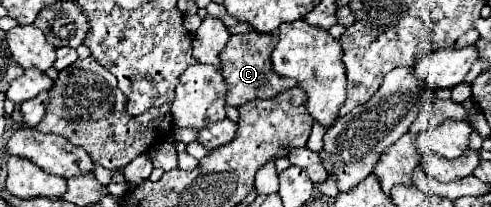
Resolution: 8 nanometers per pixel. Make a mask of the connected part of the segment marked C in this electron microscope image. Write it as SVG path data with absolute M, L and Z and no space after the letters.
M234 34L230 36L224 52L222 52L222 76L226 82L226 104L238 108L240 104L254 100L254 98L272 98L280 94L282 90L288 90L296 86L290 78L282 78L272 72L270 68L270 54L276 46L276 40L272 34Z

